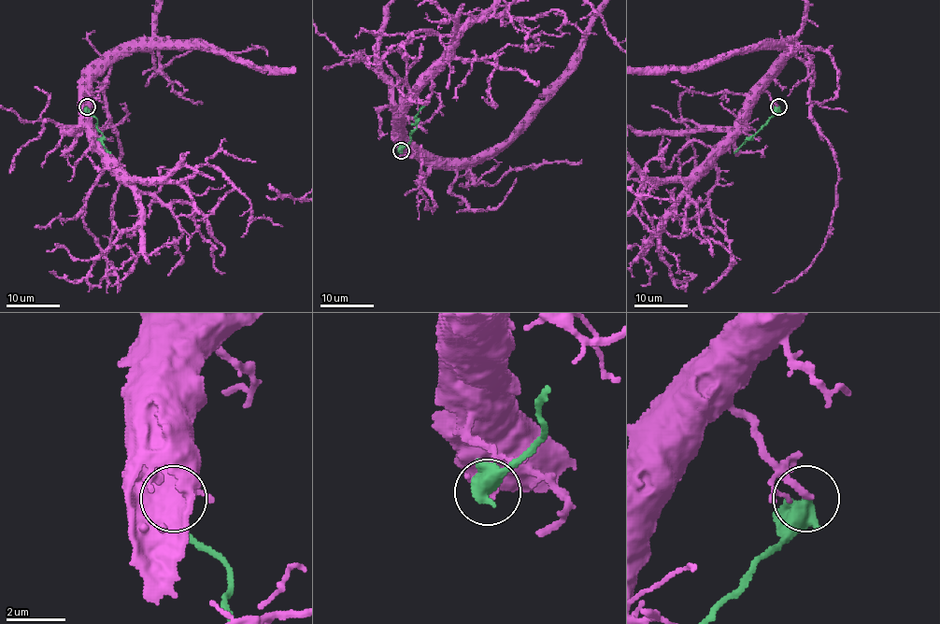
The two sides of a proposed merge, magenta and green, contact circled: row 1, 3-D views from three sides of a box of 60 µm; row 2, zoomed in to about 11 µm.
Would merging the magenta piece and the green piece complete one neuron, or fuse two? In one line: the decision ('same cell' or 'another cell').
another cell

